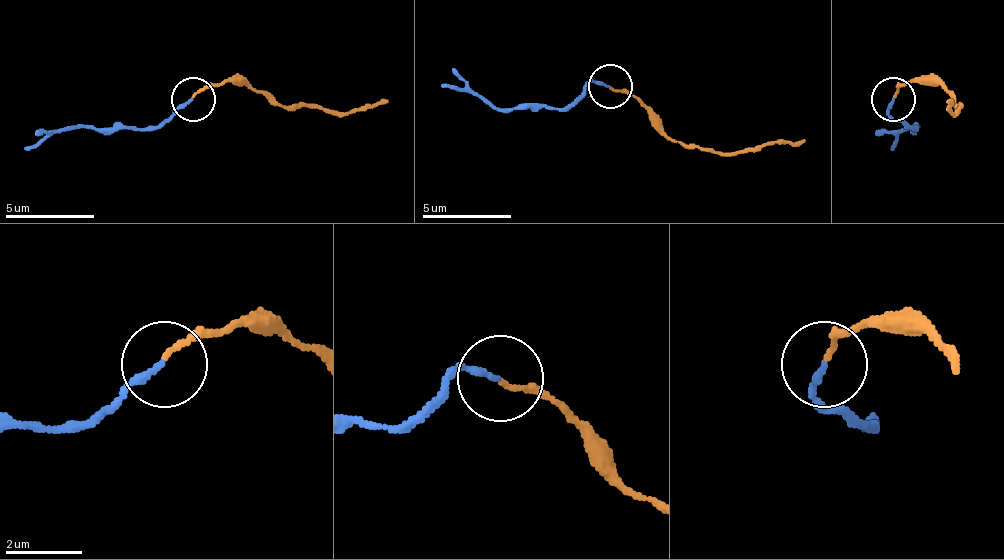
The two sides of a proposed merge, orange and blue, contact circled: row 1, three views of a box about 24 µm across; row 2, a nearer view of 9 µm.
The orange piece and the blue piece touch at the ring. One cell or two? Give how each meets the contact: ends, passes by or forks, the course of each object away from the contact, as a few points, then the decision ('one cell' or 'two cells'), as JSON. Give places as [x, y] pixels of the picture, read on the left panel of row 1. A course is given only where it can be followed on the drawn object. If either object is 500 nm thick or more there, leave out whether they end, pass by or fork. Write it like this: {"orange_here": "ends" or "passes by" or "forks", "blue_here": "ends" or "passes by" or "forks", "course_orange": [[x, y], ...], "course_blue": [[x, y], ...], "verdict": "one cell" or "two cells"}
{"orange_here": "ends", "blue_here": "ends", "course_orange": [[192, 96], [223, 83], [245, 83], [271, 100], [347, 114], [387, 100]], "course_blue": [[192, 100], [147, 127], [72, 127], [23, 149]], "verdict": "one cell"}

